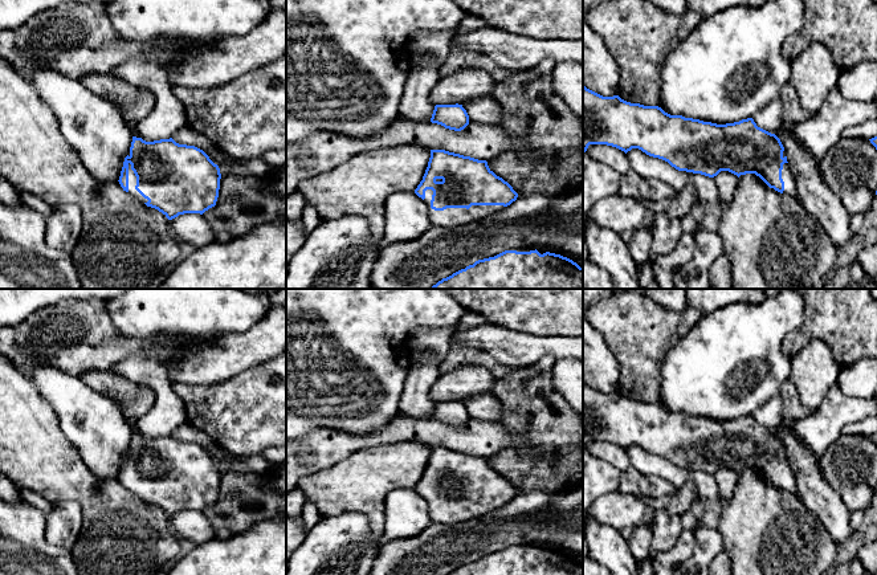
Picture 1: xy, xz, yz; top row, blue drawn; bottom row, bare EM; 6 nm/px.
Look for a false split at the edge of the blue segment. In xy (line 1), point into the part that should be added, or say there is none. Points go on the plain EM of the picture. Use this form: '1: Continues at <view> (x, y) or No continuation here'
1: Continues at xy (131, 473)

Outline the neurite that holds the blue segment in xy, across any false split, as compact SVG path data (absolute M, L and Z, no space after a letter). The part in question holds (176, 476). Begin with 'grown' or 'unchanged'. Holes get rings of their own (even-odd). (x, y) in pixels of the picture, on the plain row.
grown | M132 433L118 478L138 498L172 517L215 503L220 476L219 462L195 443Z

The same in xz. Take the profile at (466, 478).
grown | M431 446L428 464L415 490L427 499L432 522L446 525L478 518L503 506L518 494L513 484L489 465L486 457L445 446Z

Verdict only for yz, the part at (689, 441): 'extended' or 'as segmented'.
extended

